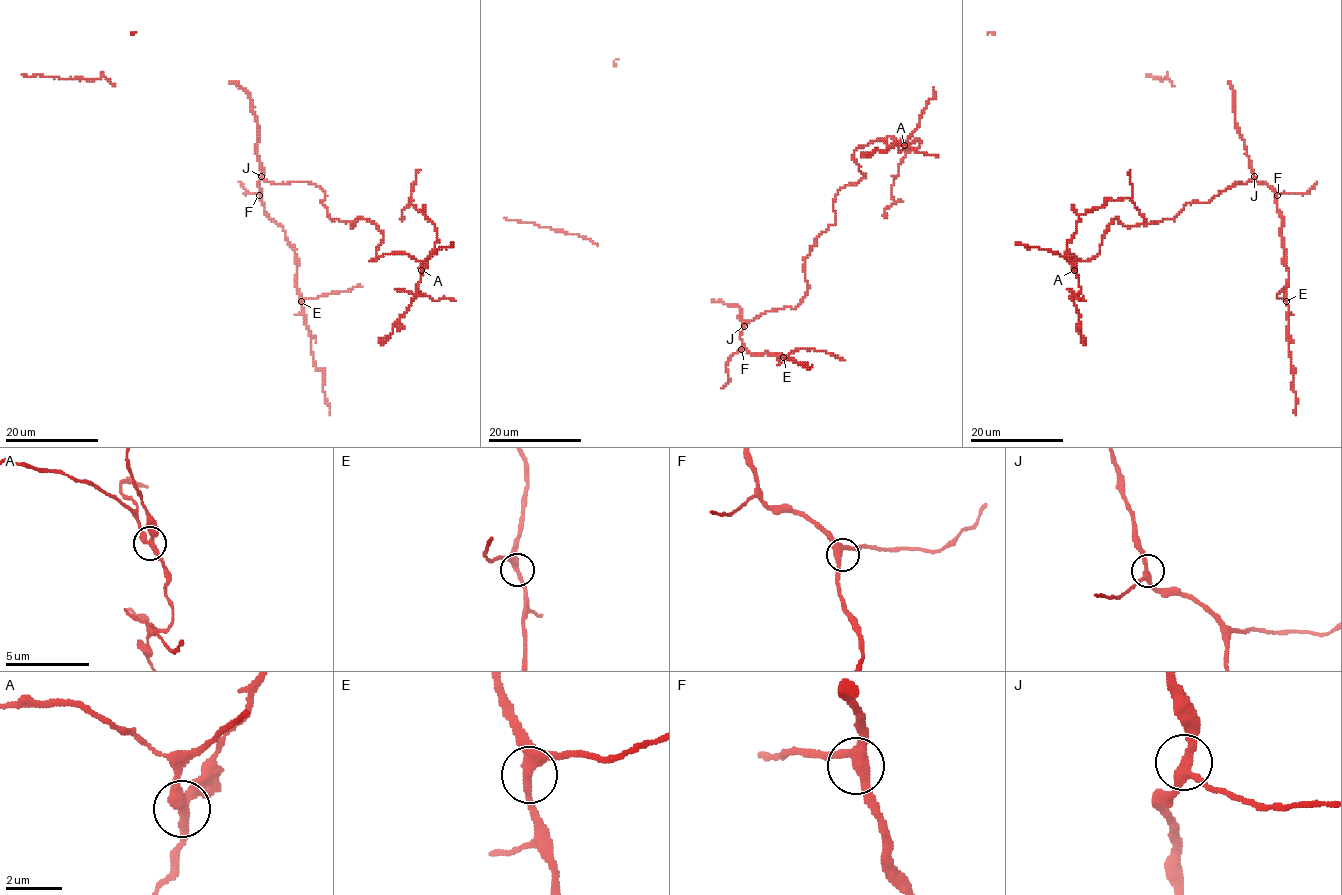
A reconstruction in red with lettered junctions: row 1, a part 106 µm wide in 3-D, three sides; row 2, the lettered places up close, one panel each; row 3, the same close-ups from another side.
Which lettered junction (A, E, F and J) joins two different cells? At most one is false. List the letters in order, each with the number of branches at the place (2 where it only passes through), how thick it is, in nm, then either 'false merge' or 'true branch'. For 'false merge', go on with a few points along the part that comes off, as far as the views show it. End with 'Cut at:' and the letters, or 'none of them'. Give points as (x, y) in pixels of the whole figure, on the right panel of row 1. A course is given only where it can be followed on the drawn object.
A: 3 | 320 nm | false merge | (1073, 270), (1067, 247), (1080, 214), (1102, 207), (1108, 200), (1130, 197), (1133, 188), (1129, 169)
E: 3 | 320 nm | true branch
F: 3 | 340 nm | true branch
J: 3 | 260 nm | true branch
Cut at: A

